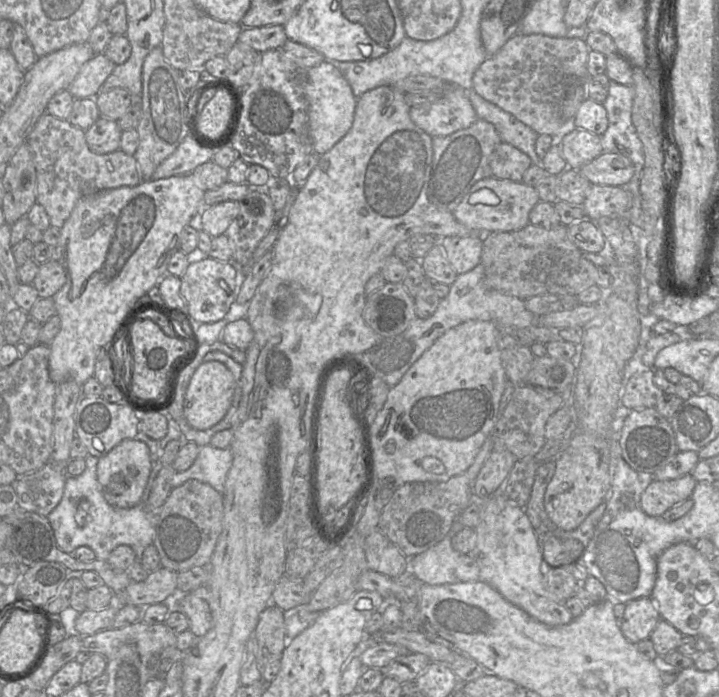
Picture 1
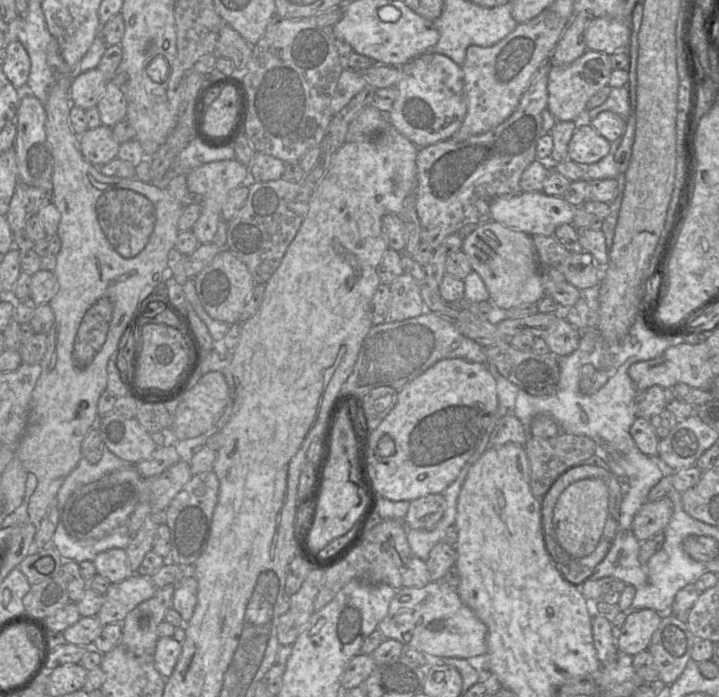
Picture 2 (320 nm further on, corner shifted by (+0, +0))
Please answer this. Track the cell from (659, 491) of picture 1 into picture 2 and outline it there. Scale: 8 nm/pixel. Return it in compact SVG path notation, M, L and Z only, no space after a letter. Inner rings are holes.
M668 496L652 502L646 501L634 517L634 535L643 542L664 532L673 513L674 505Z

